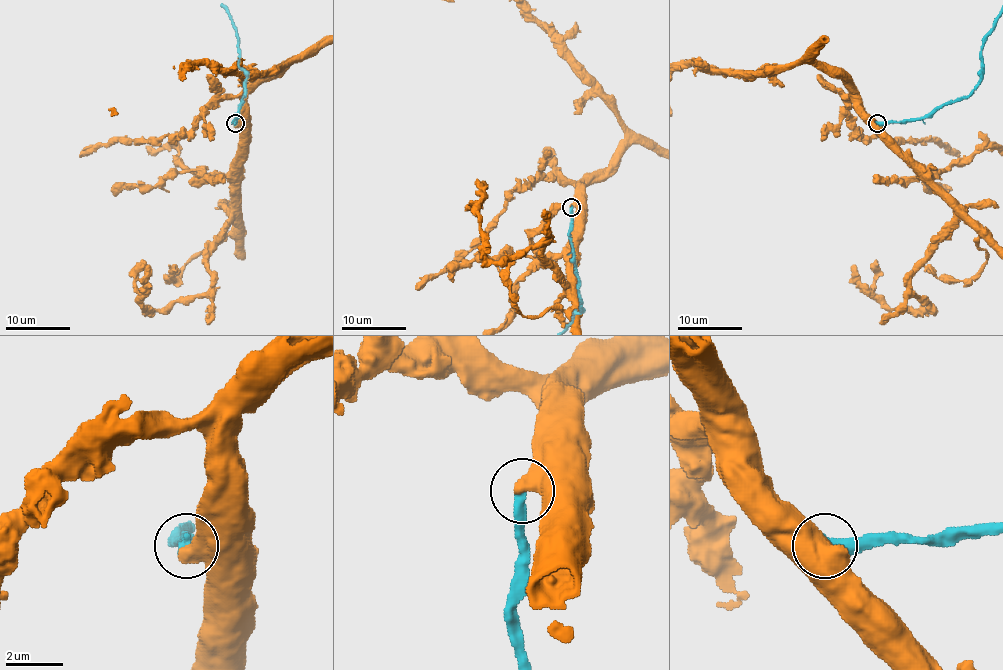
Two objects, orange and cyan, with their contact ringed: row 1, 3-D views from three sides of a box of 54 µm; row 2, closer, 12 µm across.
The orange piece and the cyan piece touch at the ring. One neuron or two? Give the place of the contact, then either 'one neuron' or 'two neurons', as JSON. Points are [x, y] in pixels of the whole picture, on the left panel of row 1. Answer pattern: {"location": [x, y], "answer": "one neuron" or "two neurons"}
{"location": [235, 123], "answer": "two neurons"}

